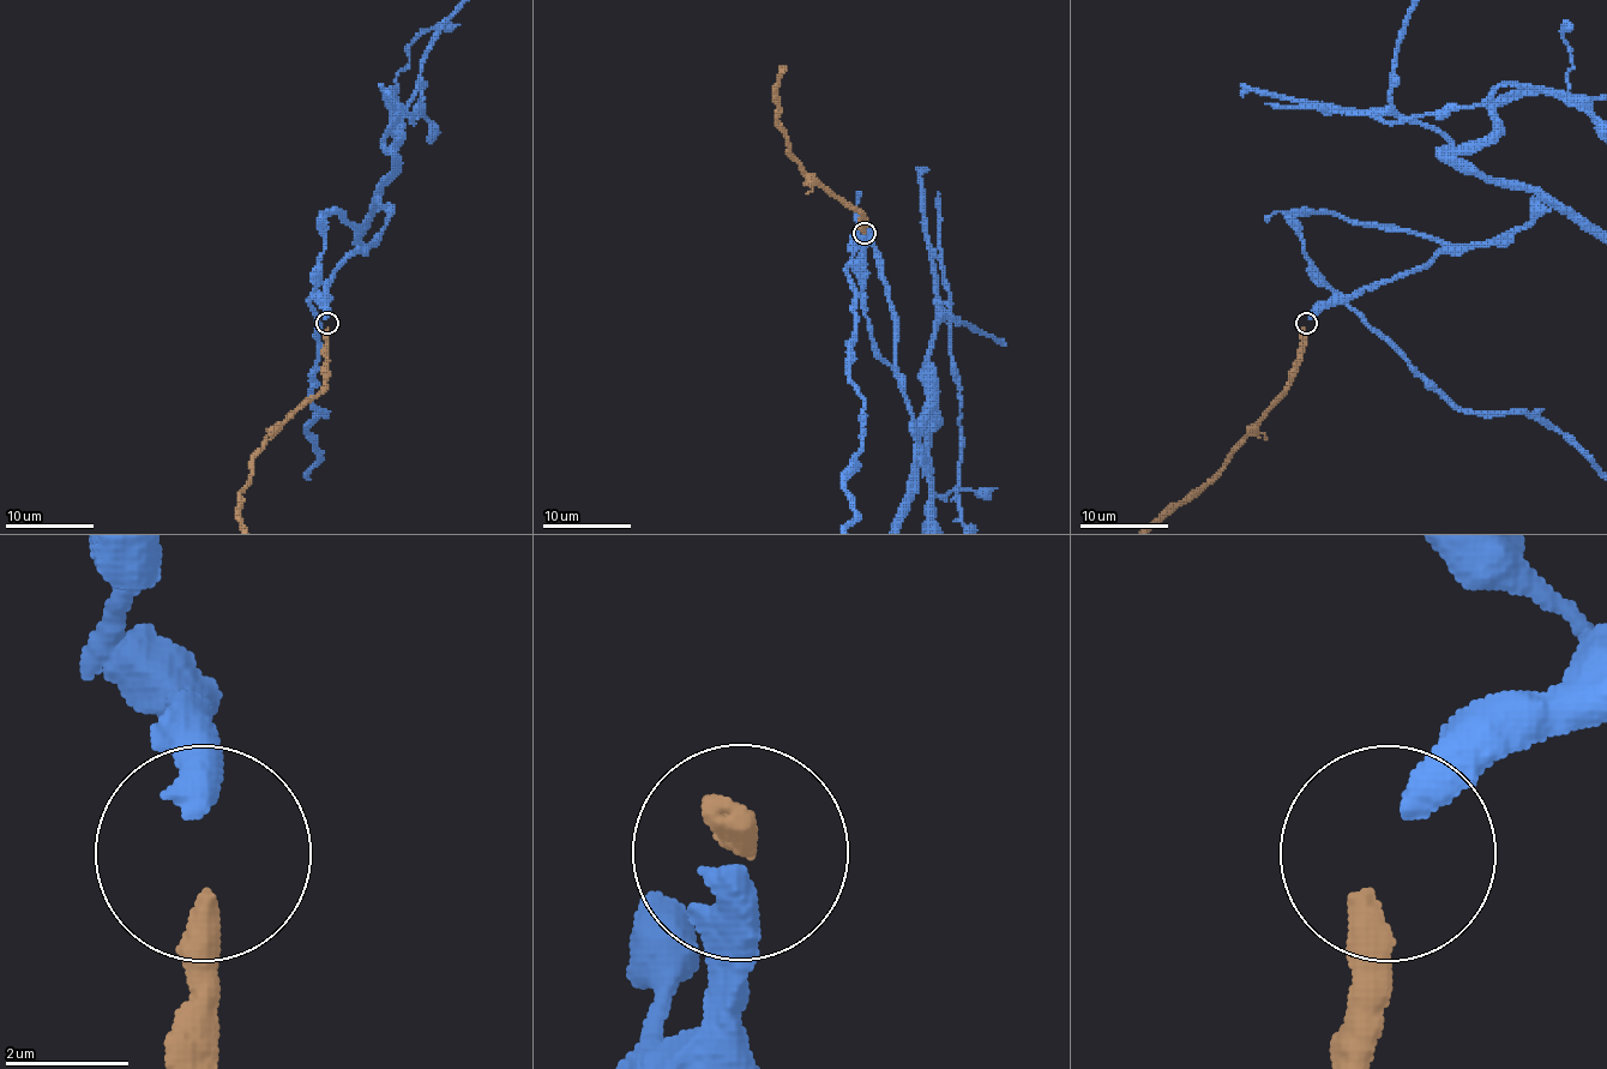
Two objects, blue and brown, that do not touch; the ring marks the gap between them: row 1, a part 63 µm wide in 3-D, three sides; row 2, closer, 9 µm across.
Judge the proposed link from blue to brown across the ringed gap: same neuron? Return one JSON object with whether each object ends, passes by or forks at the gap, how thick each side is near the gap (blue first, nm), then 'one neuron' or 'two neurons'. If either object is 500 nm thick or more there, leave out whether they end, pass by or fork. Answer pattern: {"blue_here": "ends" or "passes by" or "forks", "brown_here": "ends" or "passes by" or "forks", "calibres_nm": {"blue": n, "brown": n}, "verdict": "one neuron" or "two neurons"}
{"blue_here": "ends", "brown_here": "ends", "calibres_nm": {"blue": 480, "brown": 440}, "verdict": "two neurons"}

